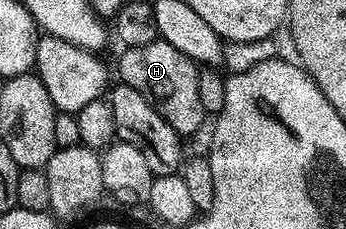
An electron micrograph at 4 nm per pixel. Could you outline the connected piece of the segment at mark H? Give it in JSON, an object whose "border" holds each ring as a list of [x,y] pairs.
{"border":[[[157,39],[154,43],[146,43],[146,47],[127,47],[120,57],[119,80],[125,85],[134,87],[146,98],[146,103],[174,127],[181,138],[188,139],[204,125],[206,114],[201,101],[198,100],[198,65],[178,47],[170,47],[170,43]]]}

